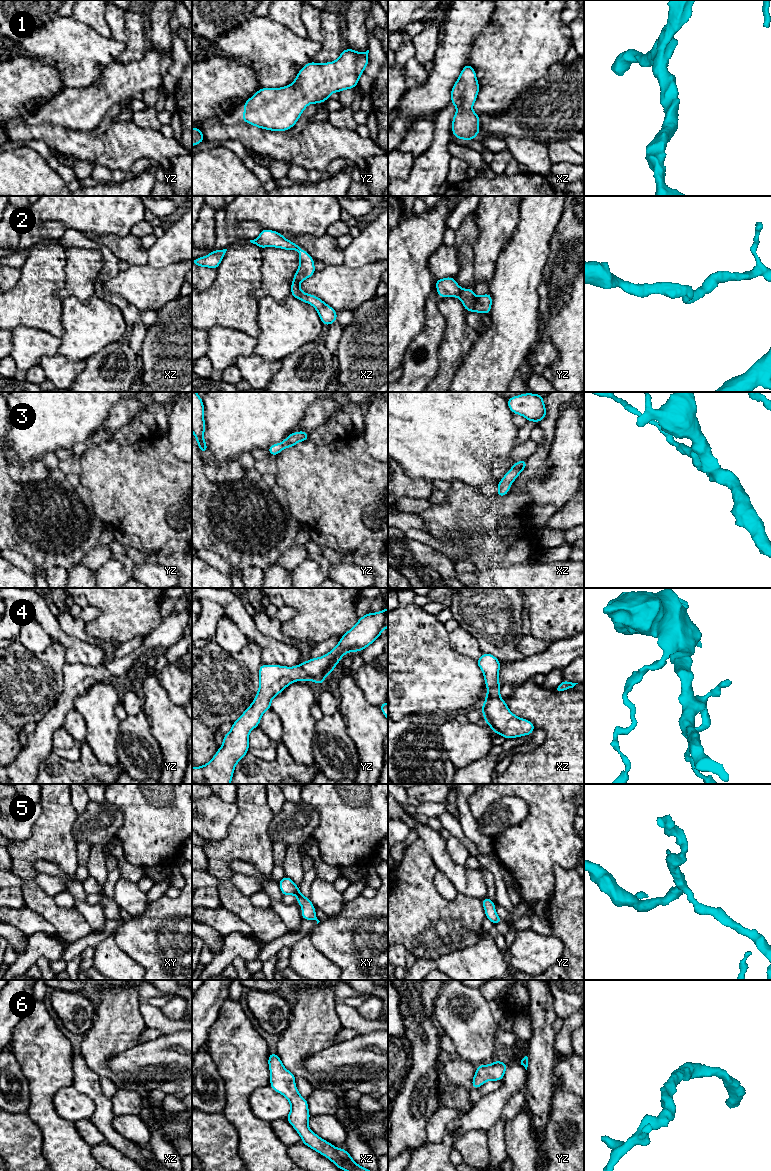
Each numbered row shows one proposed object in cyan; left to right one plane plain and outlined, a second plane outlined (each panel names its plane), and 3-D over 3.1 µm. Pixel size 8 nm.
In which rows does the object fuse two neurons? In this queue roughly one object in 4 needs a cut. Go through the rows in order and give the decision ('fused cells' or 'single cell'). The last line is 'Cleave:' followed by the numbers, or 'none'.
1: single cell
2: single cell
3: single cell
4: single cell
5: single cell
6: single cell
Cleave: none

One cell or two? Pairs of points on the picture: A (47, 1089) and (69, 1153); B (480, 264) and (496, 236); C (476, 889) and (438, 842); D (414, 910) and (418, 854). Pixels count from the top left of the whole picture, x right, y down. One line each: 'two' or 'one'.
A: one
B: one
C: one
D: one

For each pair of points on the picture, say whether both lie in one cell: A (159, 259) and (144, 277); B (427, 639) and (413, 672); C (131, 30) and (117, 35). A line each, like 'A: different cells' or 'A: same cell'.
A: different cells
B: same cell
C: different cells

